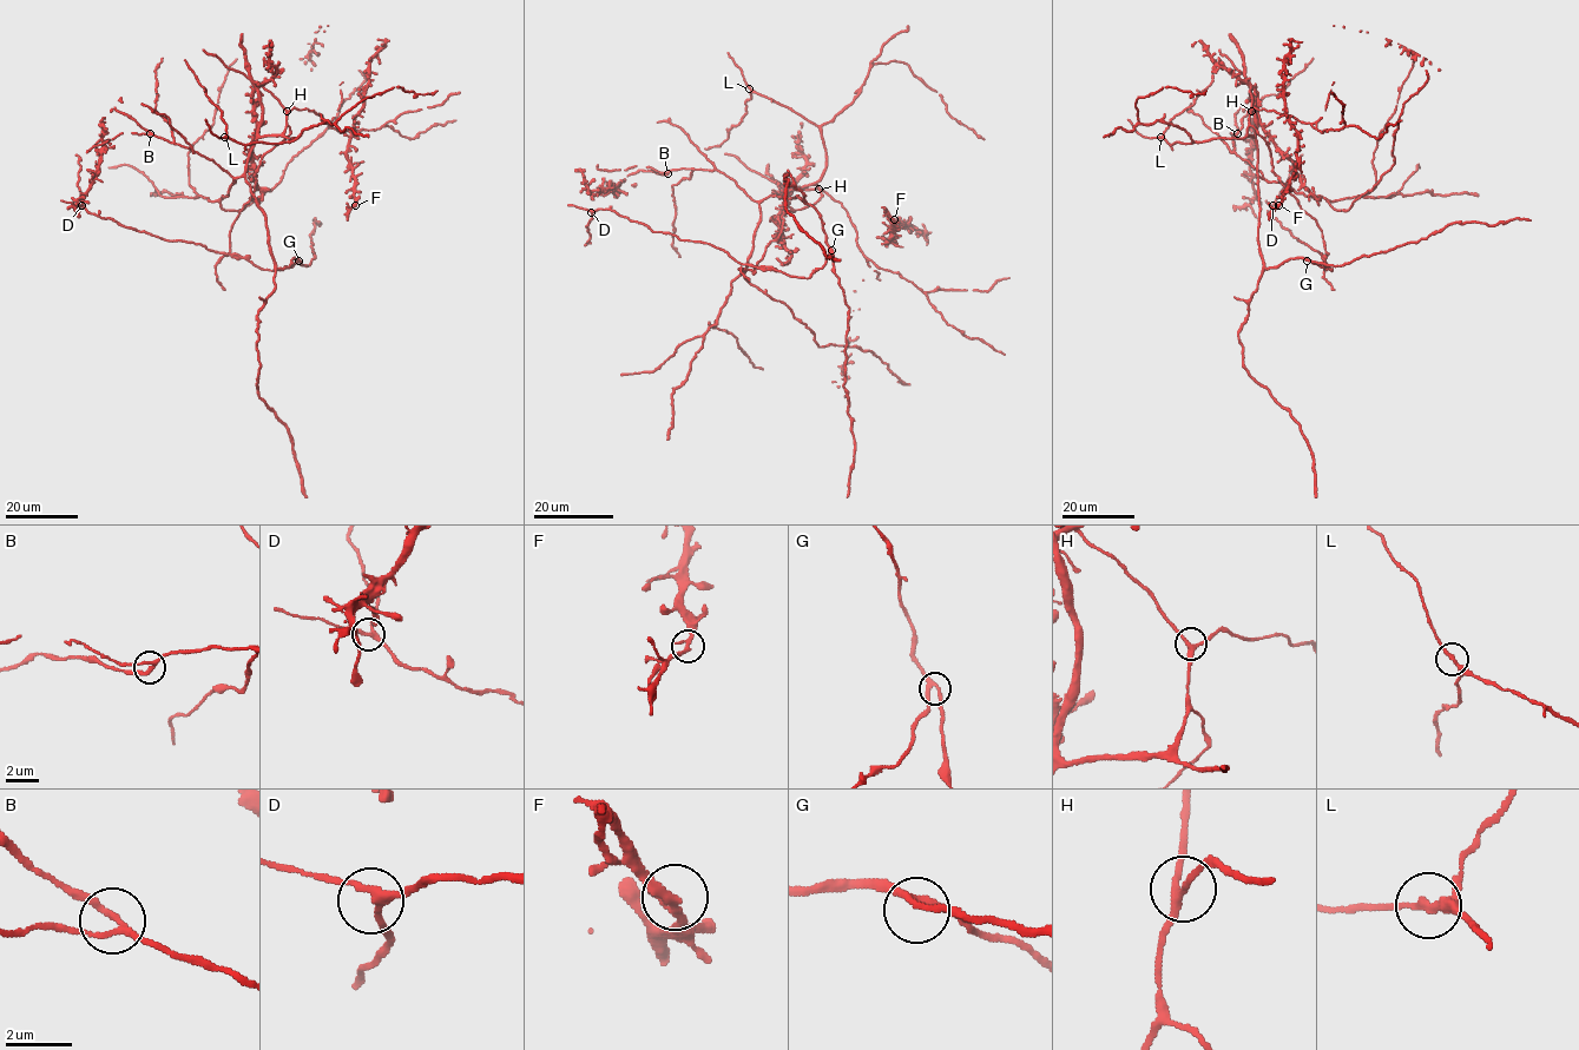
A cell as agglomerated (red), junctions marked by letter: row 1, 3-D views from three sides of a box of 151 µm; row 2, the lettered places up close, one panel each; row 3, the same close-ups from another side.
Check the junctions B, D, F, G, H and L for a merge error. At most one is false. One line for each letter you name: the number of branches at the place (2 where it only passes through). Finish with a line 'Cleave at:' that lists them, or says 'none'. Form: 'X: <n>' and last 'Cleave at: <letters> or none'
Cleave at: none

